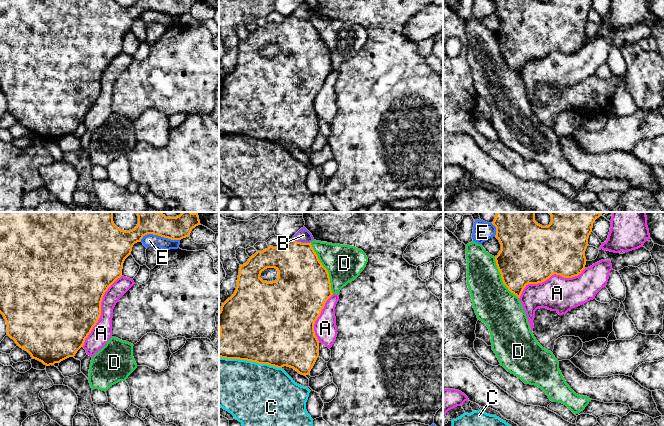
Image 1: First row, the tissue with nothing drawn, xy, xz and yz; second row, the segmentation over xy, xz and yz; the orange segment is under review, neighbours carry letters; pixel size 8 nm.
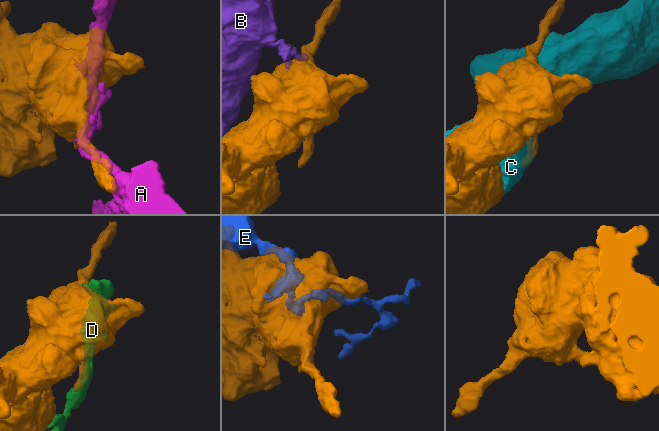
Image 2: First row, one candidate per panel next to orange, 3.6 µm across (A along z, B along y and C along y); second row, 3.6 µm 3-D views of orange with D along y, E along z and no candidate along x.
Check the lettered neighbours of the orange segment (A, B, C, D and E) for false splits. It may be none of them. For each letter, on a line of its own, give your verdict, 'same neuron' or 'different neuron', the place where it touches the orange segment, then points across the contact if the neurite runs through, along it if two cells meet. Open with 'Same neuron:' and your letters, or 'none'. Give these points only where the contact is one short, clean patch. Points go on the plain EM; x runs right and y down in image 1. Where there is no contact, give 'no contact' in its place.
Same neuron: none
A: different neuron | yz (549, 53)
B: different neuron | xz (300, 18)
C: different neuron | xz (250, 136)
D: different neuron | xz (325, 44)
E: different neuron | xy (160, 11)

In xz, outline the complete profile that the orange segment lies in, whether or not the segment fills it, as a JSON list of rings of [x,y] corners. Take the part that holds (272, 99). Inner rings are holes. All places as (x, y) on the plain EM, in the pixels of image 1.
[[[290,15],[282,23],[268,22],[263,27],[257,27],[245,40],[240,41],[236,66],[222,79],[219,87],[219,133],[247,136],[277,144],[287,142],[301,151],[310,150],[319,133],[319,117],[314,100],[332,71],[329,49],[320,38],[311,18],[301,19]],[[267,44],[278,47],[275,57],[267,58],[260,54],[261,48]]]

